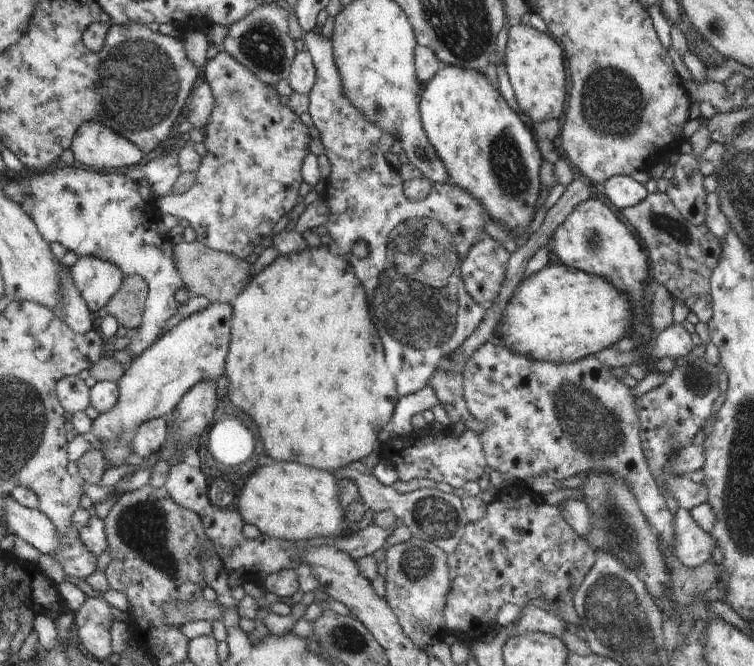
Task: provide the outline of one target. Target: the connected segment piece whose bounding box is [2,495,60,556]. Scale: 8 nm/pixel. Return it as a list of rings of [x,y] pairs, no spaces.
[[[10,495],[4,498],[2,520],[8,533],[34,546],[41,554],[54,556],[60,540],[52,522],[38,509],[28,509],[16,503]]]

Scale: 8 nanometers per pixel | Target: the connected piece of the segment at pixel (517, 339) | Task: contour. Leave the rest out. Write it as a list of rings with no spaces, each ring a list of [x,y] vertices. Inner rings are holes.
[[[553,261],[520,282],[495,330],[500,328],[504,346],[520,356],[571,363],[609,349],[626,337],[632,316],[626,296],[606,278]]]

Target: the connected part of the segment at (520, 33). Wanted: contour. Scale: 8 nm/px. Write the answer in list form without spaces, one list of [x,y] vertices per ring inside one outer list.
[[[532,26],[510,27],[506,46],[506,72],[516,94],[516,101],[525,116],[534,123],[562,120],[566,110],[568,92],[564,73],[562,48],[548,33],[539,32]]]

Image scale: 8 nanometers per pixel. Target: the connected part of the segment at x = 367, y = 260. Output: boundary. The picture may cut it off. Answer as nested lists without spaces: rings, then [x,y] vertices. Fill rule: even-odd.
[[[313,30],[301,39],[316,70],[316,82],[308,94],[308,114],[320,131],[332,170],[322,192],[330,206],[329,218],[323,225],[335,241],[334,250],[350,264],[364,288],[370,318],[380,336],[386,366],[394,376],[399,396],[425,392],[428,380],[440,368],[441,360],[457,351],[485,317],[485,311],[465,290],[458,271],[470,248],[486,234],[486,222],[493,219],[478,198],[472,198],[472,194],[460,186],[435,184],[422,201],[412,202],[406,198],[401,177],[384,157],[397,140],[396,136],[388,131],[389,128],[380,130],[376,124],[368,122],[362,112],[352,106],[342,88],[331,39]]]

